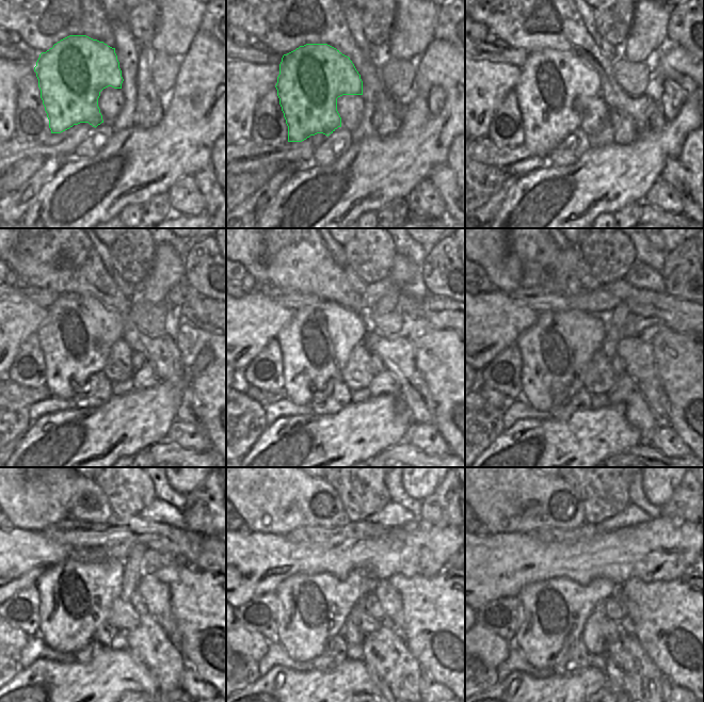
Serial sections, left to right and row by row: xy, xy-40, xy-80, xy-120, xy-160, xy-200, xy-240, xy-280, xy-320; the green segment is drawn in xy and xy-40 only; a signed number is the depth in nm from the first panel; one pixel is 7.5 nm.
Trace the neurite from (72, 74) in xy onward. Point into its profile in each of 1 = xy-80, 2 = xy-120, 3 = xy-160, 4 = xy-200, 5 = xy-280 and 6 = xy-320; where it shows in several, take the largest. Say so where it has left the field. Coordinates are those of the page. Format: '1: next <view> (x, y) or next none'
1: next xy-80 (550, 81)
2: next xy-120 (79, 331)
3: next xy-160 (316, 345)
4: next xy-200 (555, 352)
5: next xy-280 (315, 608)
6: next xy-320 (553, 612)

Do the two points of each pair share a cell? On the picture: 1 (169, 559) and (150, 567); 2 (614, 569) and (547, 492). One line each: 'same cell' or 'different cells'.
1: same cell
2: different cells

